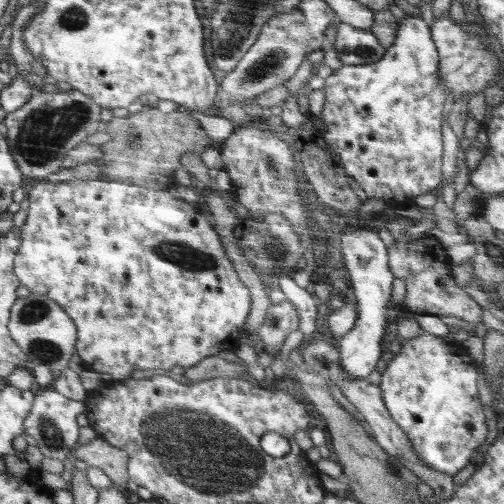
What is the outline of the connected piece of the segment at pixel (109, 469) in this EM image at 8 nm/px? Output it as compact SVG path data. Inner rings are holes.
M100 436L88 444L75 449L76 459L84 461L88 467L100 468L110 478L114 486L124 487L128 484L127 465L130 460L126 451L122 451L106 442Z

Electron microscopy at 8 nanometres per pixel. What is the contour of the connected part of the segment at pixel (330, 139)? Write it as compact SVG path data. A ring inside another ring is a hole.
M409 15L399 22L396 40L382 59L367 65L343 65L324 78L322 92L326 98L322 116L326 133L320 131L319 134L330 148L341 153L346 172L368 197L383 198L393 205L411 205L414 196L426 194L442 182L440 114L446 94L438 94L444 92L445 83L440 82L438 52L430 29L422 17Z

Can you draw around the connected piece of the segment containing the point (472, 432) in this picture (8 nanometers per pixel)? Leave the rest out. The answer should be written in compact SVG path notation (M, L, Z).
M423 329L418 336L412 339L403 339L401 345L401 350L392 357L392 360L387 363L386 370L381 373L382 382L380 382L379 388L381 389L382 397L385 400L386 409L392 414L398 427L406 433L407 437L409 437L410 444L413 445L414 454L416 454L418 460L427 464L434 470L458 476L458 472L462 472L462 468L470 468L470 464L476 464L474 456L478 454L478 450L487 448L486 436L490 436L490 416L486 416L486 404L482 403L482 392L478 390L479 362L478 360L474 360L474 356L470 356L470 352L466 350L466 347L461 347L458 342L447 343L436 335L426 332Z

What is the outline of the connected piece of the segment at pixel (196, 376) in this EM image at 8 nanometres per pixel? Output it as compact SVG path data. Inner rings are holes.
M214 355L202 359L200 363L195 364L193 367L188 367L182 376L185 376L190 383L200 383L220 377L234 377L236 380L259 386L258 381L247 372L242 358L240 362L236 365L236 363L227 362L225 359L218 357L218 355Z

